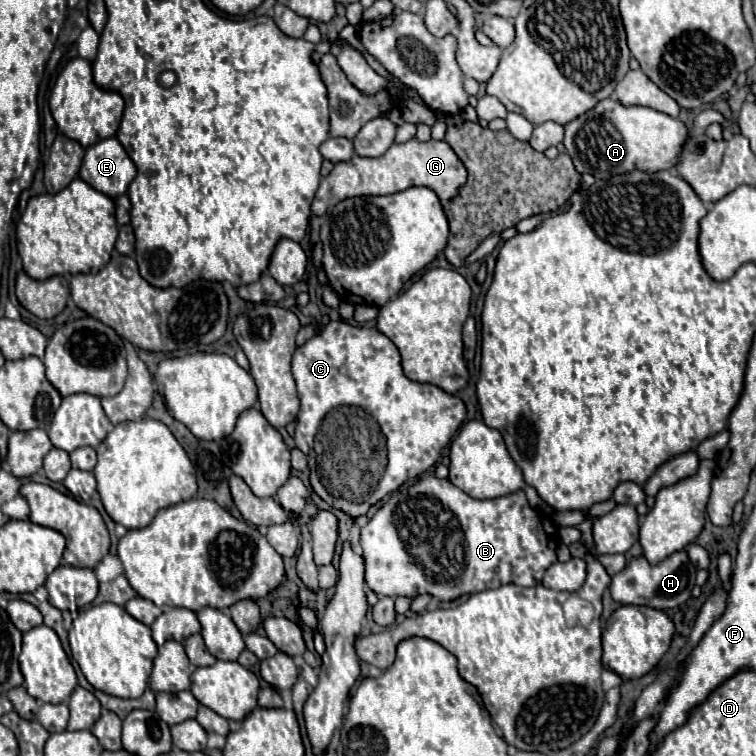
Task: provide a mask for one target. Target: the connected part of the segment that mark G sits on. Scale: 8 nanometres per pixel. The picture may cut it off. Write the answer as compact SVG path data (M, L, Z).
M411 139L407 143L393 143L385 155L377 157L377 159L369 159L369 157L359 157L355 155L351 161L345 163L337 163L333 167L333 171L323 177L321 187L315 193L315 201L313 201L313 213L315 215L323 215L329 205L337 205L339 201L347 199L347 197L361 197L361 195L391 195L391 193L399 193L405 191L409 187L415 185L423 185L433 189L439 199L445 203L449 199L453 199L455 195L459 195L459 187L467 181L467 169L461 163L461 159L455 155L455 151L451 151L451 145L445 141L427 141L421 143L417 139Z

